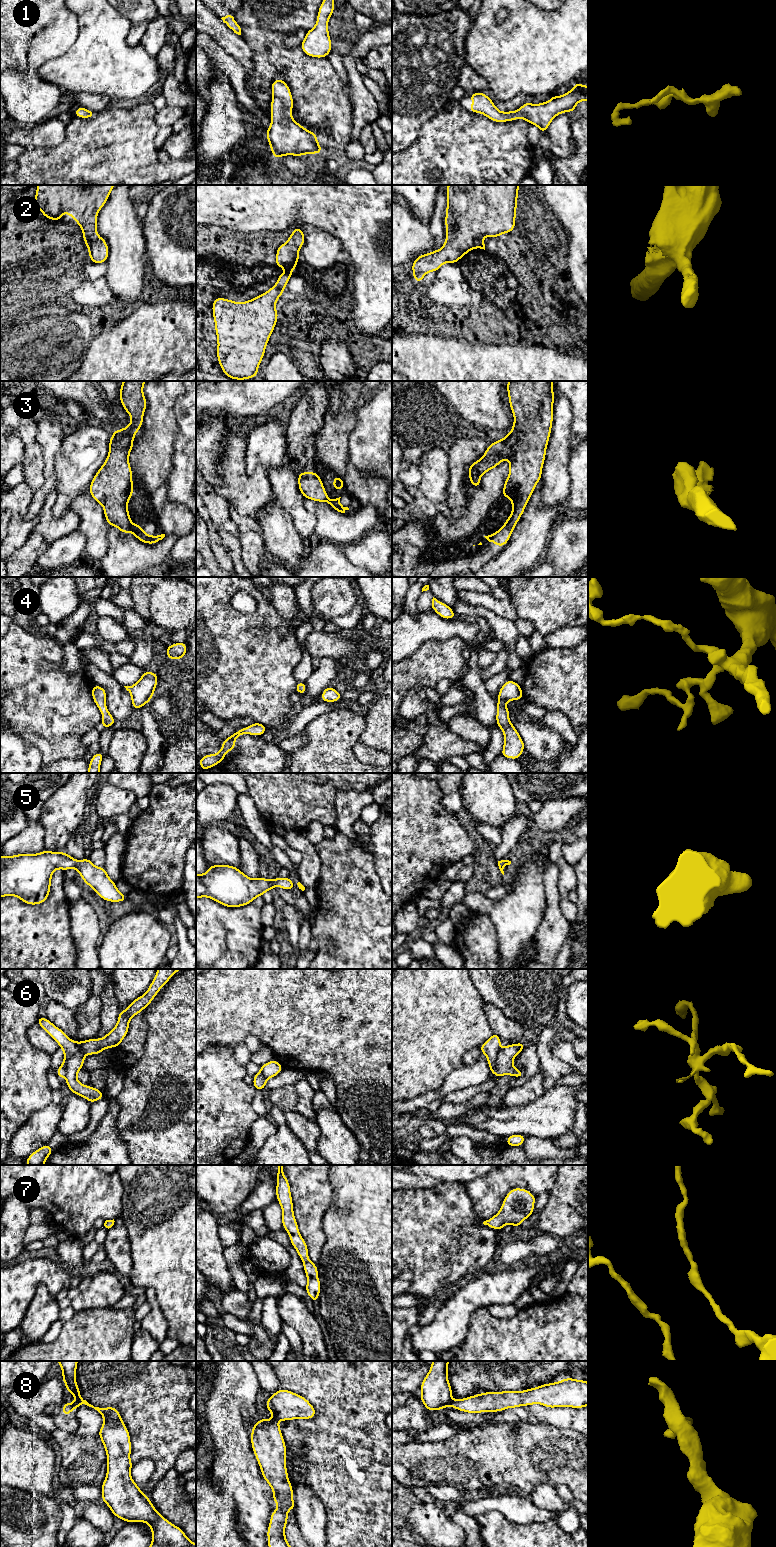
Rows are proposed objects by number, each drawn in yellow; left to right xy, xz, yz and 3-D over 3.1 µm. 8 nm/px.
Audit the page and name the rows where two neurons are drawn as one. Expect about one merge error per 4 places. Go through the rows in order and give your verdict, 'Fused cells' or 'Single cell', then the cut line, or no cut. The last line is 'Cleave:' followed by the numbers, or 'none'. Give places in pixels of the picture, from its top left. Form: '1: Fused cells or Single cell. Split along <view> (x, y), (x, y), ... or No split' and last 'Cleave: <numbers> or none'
1: Single cell. No split
2: Single cell. No split
3: Fused cells. Split along xy (132, 523), (127, 530)
4: Single cell. No split
5: Single cell. No split
6: Fused cells. Split along yz (500, 1049), (494, 1071), (498, 1077)
7: Single cell. No split
8: Fused cells. Split along xy (75, 1401), (79, 1404)
Cleave: 3, 6, 8

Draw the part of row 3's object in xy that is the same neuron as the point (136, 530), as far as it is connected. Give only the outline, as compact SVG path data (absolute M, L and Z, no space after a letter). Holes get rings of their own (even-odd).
M132 523L128 531L132 533L139 541L145 544L156 544L165 537L165 534L157 536L146 534L142 529L141 524L137 525Z

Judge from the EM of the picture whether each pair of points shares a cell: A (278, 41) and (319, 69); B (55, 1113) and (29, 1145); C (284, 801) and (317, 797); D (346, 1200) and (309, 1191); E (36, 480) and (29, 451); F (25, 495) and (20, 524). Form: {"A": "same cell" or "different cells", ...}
{"A": "same cell", "B": "same cell", "C": "same cell", "D": "different cells", "E": "same cell", "F": "same cell"}

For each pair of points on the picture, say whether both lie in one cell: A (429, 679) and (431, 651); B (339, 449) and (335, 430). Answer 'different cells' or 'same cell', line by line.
A: same cell
B: same cell

